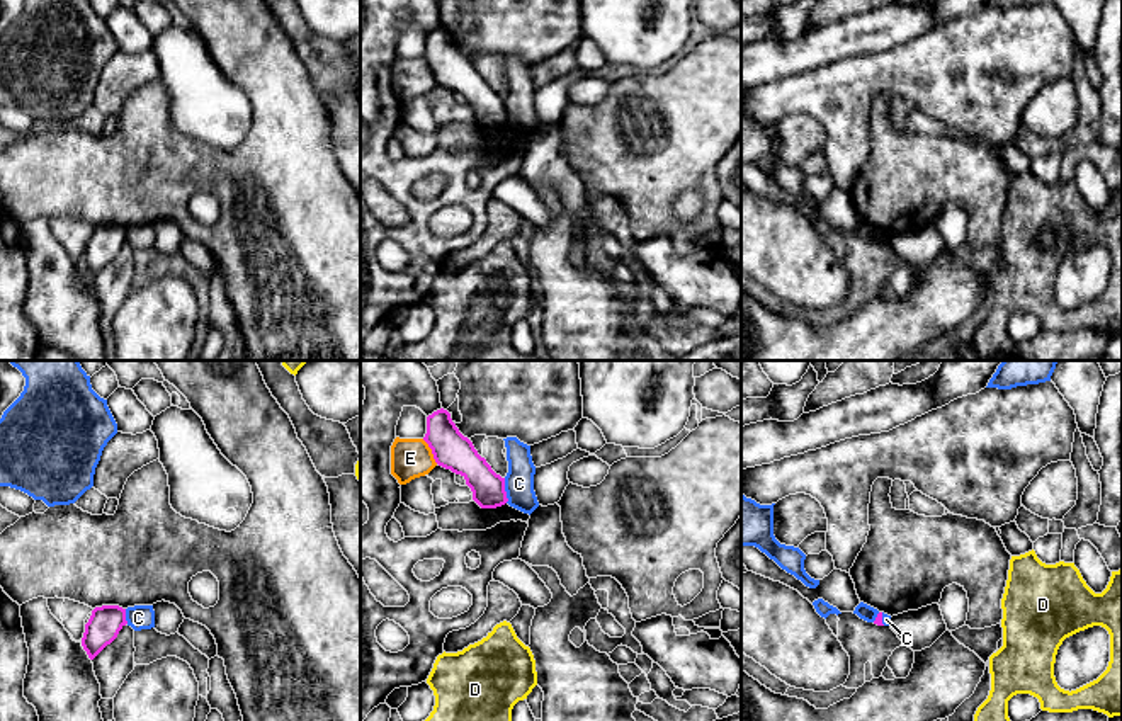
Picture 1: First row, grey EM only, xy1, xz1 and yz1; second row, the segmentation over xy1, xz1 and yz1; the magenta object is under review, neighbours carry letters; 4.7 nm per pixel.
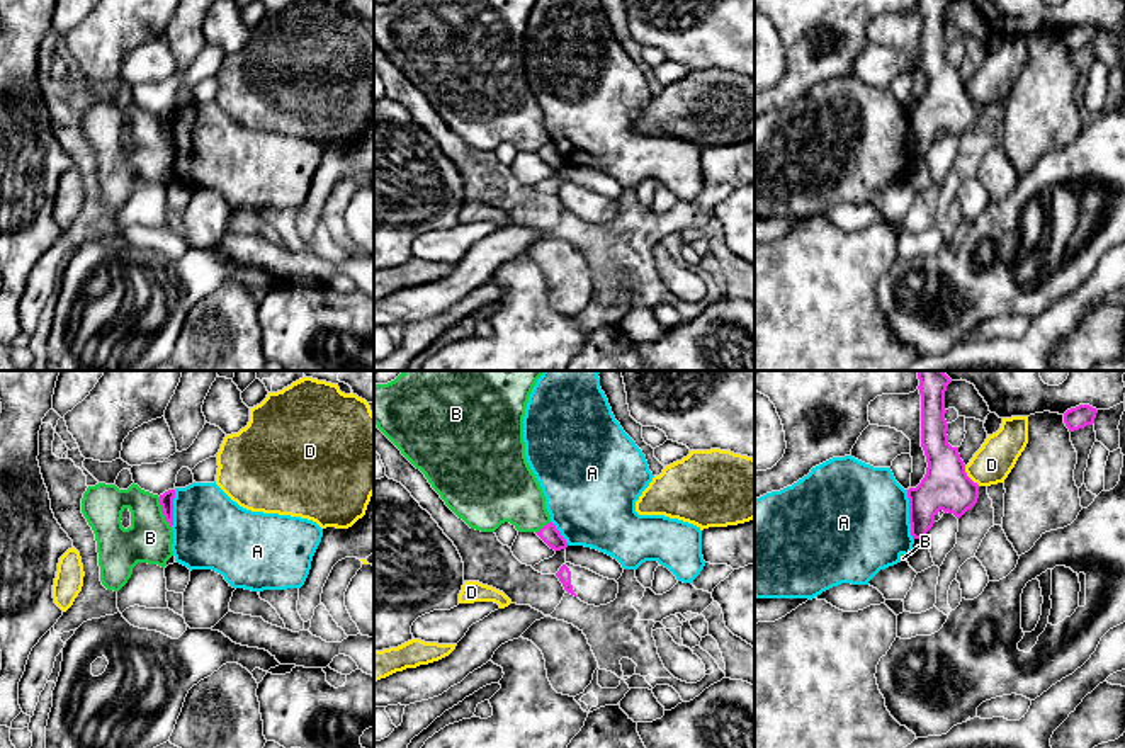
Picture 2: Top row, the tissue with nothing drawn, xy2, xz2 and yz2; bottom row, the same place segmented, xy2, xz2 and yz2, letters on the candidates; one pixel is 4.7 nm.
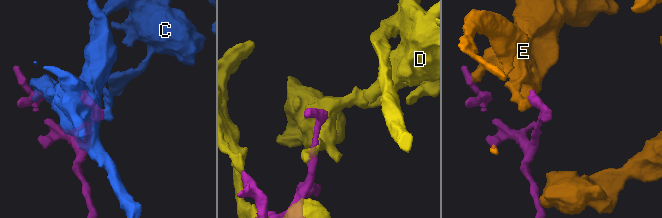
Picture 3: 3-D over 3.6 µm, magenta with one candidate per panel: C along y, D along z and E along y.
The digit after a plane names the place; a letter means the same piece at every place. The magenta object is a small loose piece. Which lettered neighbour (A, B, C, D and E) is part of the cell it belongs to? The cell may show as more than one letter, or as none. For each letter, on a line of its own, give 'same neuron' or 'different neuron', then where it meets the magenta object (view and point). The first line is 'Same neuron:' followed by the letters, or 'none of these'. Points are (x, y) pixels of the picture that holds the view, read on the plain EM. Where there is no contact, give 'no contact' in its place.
Same neuron: none of these
A: different neuron; contact yz2 (910, 135)
B: different neuron; contact xy2 (163, 131)
C: different neuron; contact xz1 (504, 109)
D: different neuron; contact yz2 (967, 96)
E: different neuron; contact xz1 (432, 70)

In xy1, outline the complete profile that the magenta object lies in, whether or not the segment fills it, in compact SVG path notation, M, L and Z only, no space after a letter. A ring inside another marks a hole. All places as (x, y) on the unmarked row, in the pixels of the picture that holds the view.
M119 224L95 226L85 243L82 257L82 265L88 277L94 279L107 264L110 264L126 243L126 228Z

